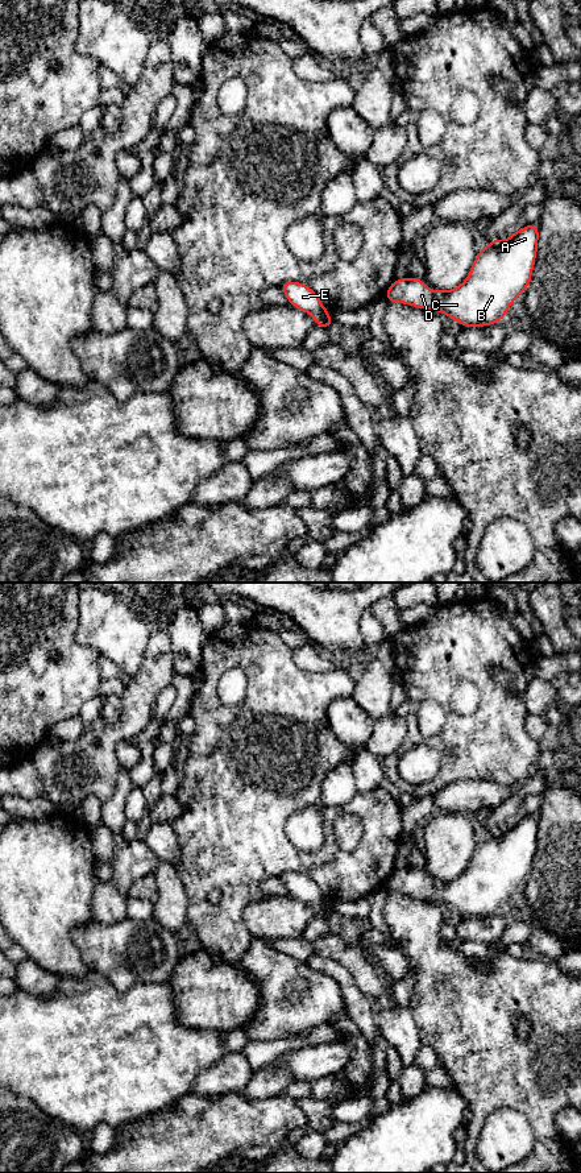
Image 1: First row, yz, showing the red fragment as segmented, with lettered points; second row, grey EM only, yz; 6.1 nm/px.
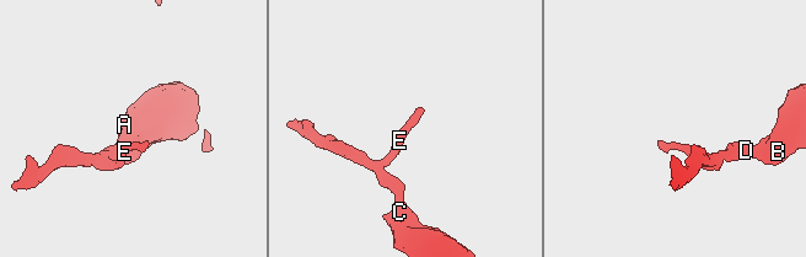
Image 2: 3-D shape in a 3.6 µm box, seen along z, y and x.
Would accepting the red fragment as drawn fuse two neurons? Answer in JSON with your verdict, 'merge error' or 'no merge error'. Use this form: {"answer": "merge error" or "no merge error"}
{"answer": "no merge error"}

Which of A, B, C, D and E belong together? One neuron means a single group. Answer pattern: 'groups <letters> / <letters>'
groups A B C D E

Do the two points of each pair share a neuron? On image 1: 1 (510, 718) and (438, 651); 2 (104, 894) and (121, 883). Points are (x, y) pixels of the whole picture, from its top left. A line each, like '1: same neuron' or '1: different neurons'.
1: same neuron
2: different neurons

